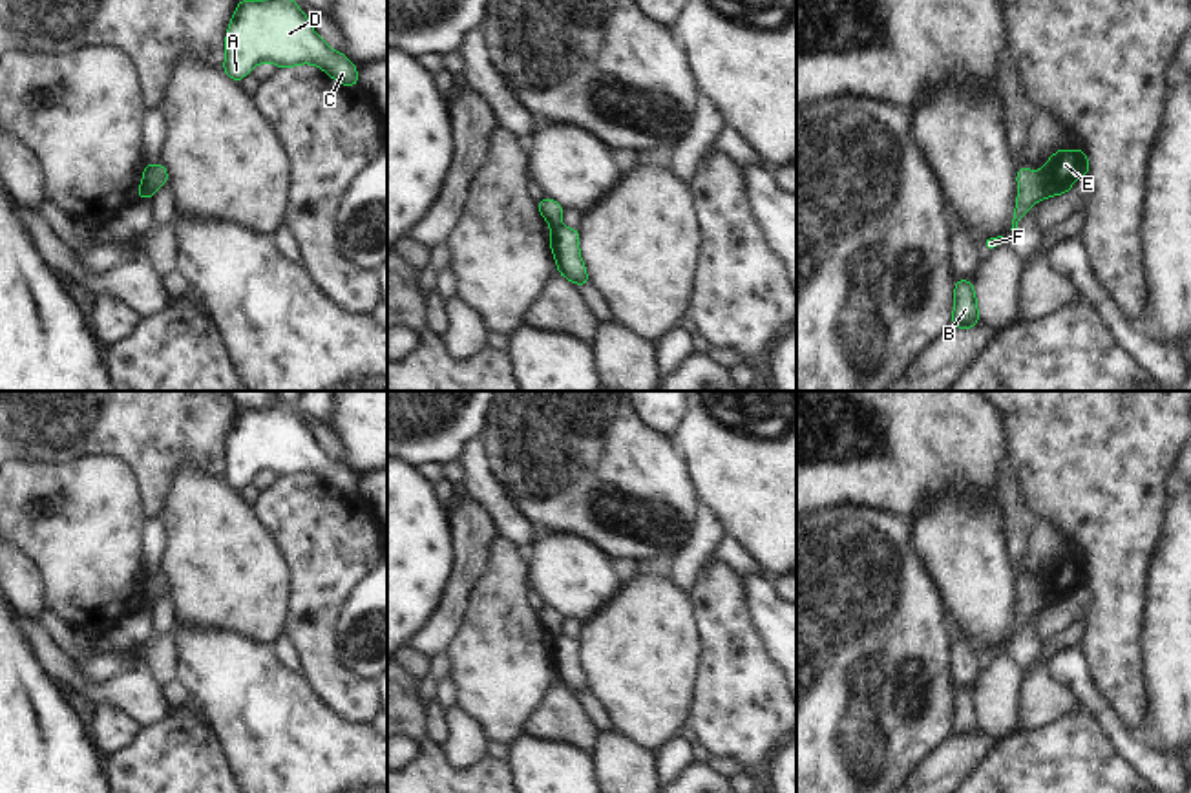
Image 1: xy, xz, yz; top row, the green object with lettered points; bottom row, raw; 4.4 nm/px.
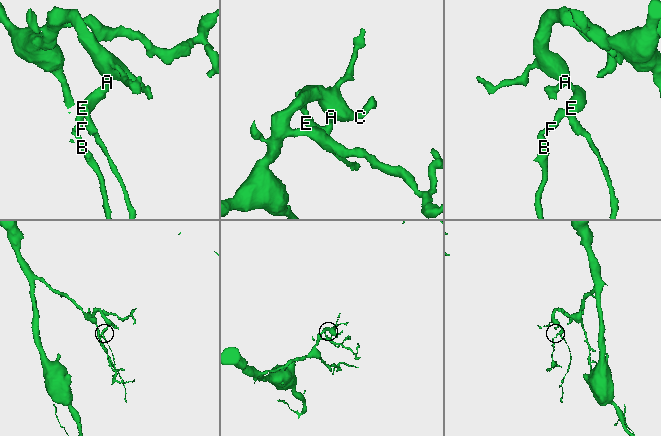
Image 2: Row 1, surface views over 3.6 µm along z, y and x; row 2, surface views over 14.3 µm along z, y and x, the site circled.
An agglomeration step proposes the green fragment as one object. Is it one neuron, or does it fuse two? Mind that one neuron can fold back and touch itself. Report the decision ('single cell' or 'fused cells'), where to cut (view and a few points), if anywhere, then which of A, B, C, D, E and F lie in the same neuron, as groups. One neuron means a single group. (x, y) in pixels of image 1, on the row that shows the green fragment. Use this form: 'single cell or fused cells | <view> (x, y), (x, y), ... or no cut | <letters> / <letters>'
fused cells | yz (1040, 172), (1047, 196) | A C D E / B F

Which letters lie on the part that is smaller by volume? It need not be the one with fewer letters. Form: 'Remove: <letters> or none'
Remove: B, F.

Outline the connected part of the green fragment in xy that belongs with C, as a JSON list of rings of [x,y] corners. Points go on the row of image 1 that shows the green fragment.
[[[239,0],[228,24],[223,71],[239,82],[256,64],[316,64],[343,86],[356,86],[356,64],[331,49],[292,0]]]

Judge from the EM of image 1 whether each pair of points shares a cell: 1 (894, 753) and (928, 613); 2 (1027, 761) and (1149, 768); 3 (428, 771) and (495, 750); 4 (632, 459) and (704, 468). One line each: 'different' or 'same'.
1: same
2: different
3: different
4: different

